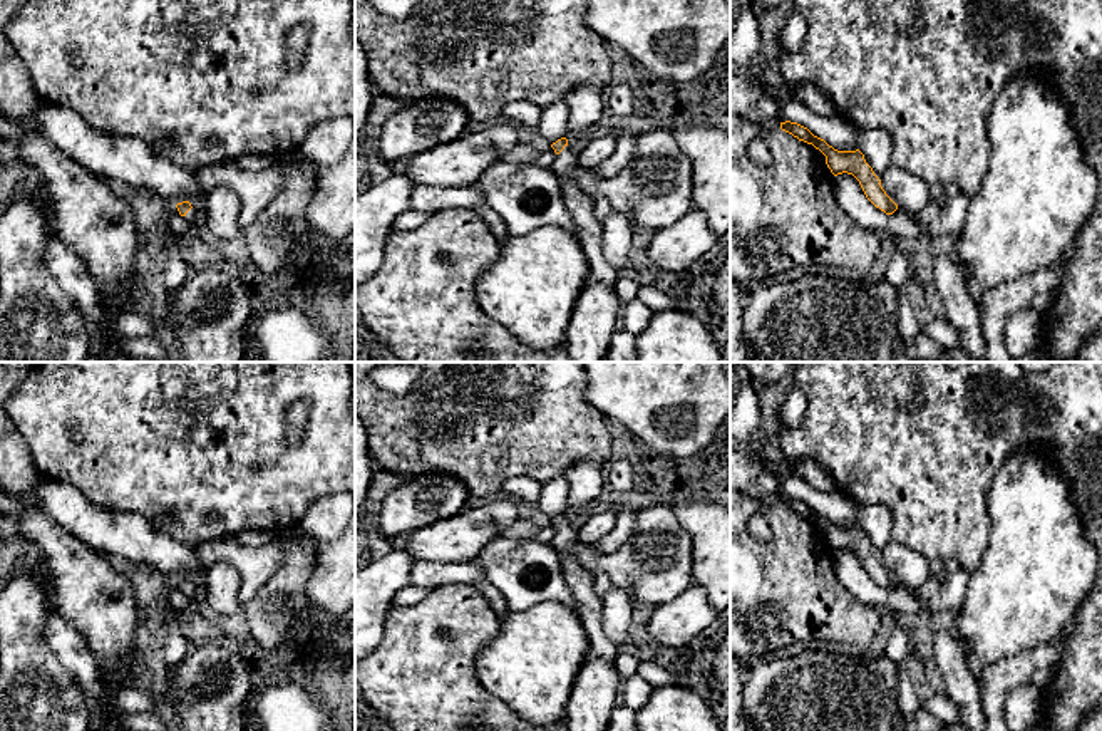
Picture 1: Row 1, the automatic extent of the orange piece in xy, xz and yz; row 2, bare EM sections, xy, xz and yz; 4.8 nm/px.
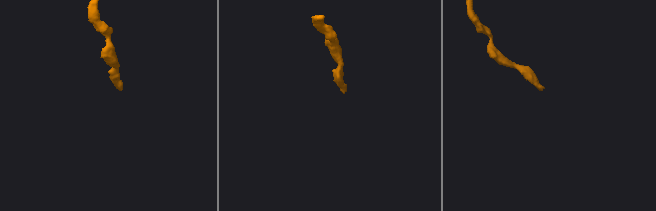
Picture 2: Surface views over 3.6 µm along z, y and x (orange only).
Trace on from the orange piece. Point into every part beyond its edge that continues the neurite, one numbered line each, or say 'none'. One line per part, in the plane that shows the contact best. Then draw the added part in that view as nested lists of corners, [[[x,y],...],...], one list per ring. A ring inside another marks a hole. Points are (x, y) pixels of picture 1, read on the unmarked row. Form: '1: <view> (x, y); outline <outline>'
1: xz (578, 577); outline [[[568,521],[556,530],[553,548],[559,555],[561,568],[568,585],[578,600],[578,615],[583,622],[590,647],[605,661],[615,664],[618,645],[605,634],[601,622],[601,599],[595,592],[591,573],[573,557],[573,545],[578,542],[578,531]]]

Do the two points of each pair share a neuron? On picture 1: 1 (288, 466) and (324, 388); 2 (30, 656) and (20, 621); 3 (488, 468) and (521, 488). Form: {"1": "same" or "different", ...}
{"1": "same", "2": "same", "3": "different"}

